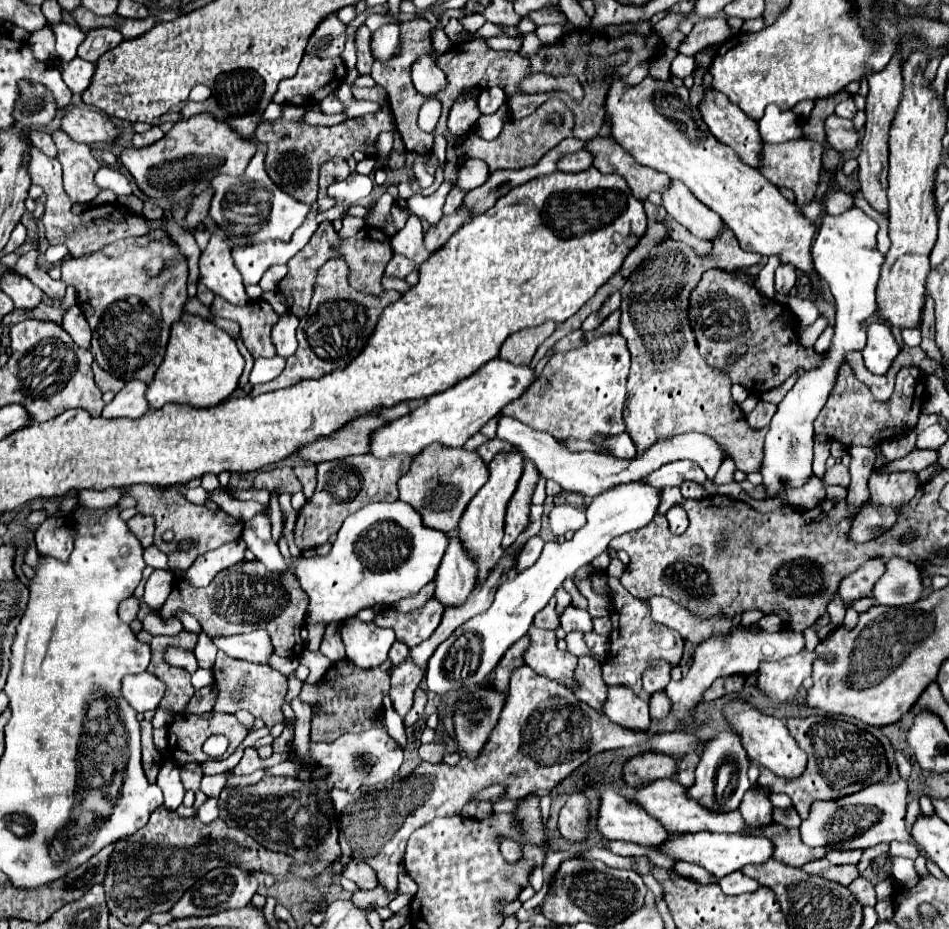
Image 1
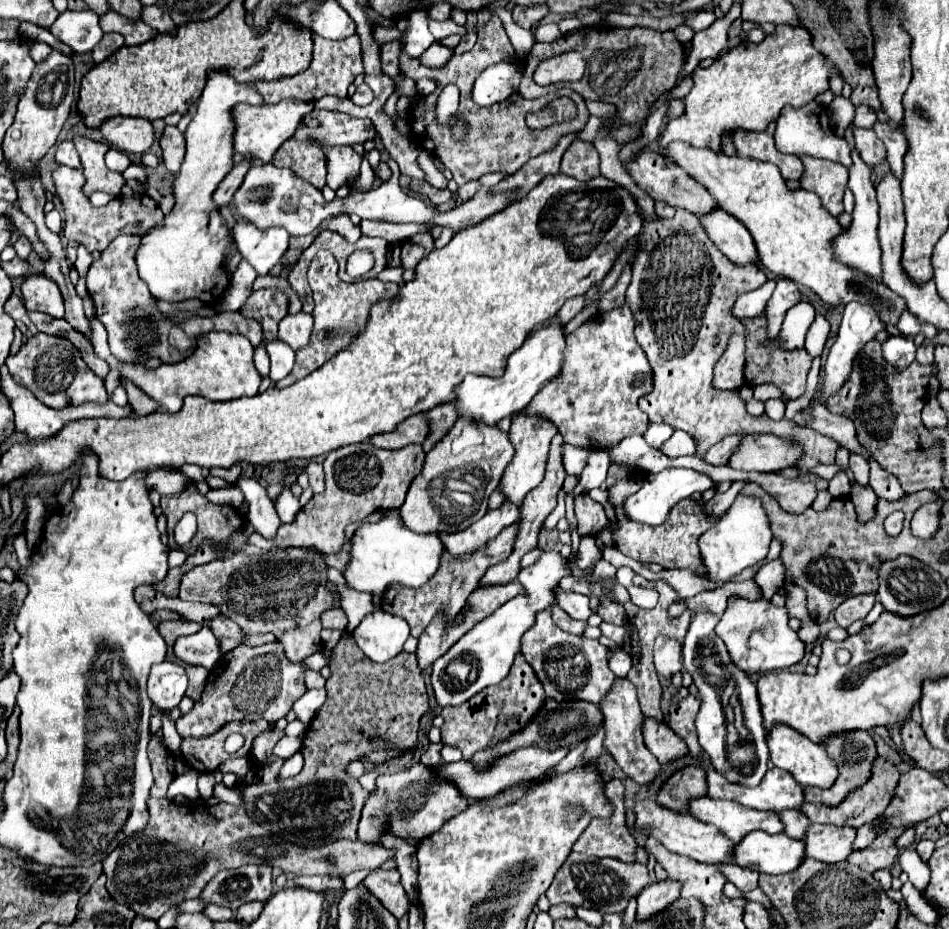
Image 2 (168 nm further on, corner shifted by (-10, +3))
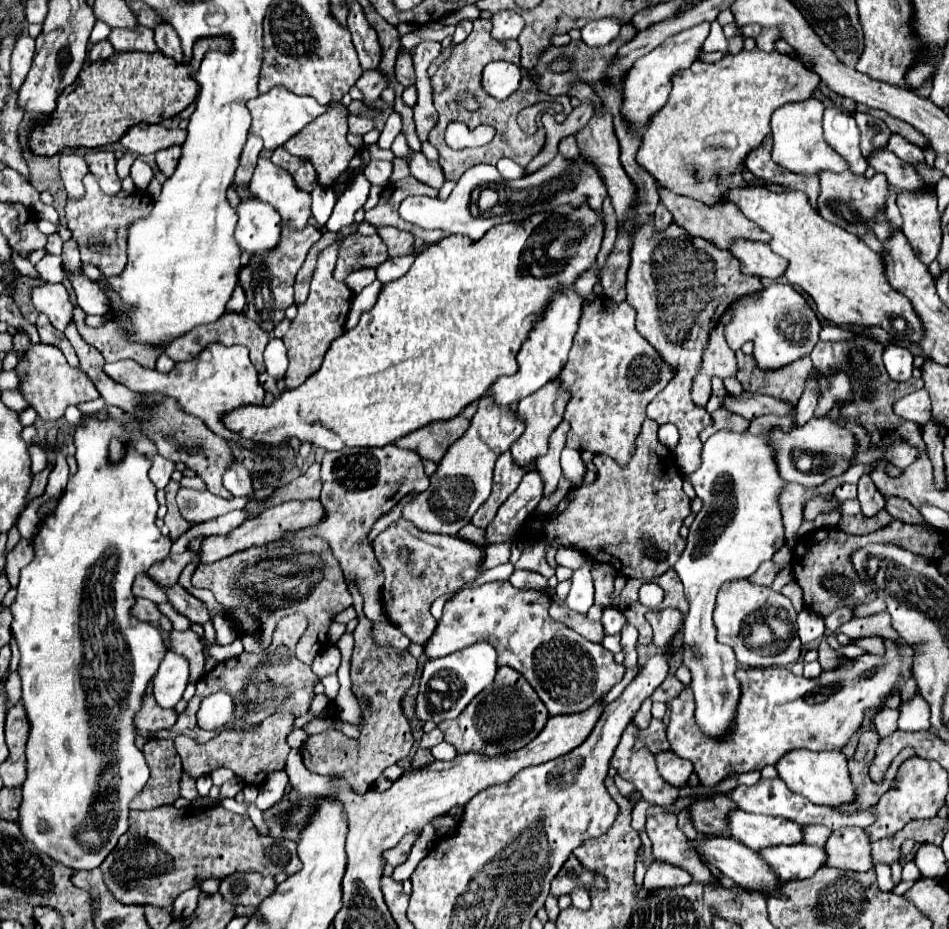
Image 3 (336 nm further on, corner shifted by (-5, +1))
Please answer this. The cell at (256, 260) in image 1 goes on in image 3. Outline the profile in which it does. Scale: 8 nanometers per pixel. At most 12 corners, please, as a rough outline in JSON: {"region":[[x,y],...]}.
{"region":[[240,202],[234,236],[260,254],[278,244],[282,218],[274,206]]}

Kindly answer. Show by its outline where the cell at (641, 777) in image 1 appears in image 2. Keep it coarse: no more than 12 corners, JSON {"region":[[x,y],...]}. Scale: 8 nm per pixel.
{"region":[[685,766],[663,782],[657,802],[675,812],[707,794],[705,772]]}

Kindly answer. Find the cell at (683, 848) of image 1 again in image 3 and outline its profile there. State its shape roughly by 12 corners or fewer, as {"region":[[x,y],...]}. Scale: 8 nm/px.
{"region":[[804,842],[760,854],[782,882],[812,878],[826,850]]}

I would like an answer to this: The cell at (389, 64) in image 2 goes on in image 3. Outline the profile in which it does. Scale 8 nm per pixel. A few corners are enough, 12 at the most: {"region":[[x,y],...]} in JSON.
{"region":[[412,56],[396,58],[396,80],[406,88],[416,84]]}

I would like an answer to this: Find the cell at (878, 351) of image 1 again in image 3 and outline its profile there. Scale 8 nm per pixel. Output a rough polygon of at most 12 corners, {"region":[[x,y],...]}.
{"region":[[888,346],[884,364],[892,380],[912,376],[912,352]]}

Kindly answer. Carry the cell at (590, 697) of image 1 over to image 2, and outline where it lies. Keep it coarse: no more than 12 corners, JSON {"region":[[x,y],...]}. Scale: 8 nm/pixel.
{"region":[[627,678],[601,698],[603,746],[647,784],[659,772],[641,736],[641,708]]}

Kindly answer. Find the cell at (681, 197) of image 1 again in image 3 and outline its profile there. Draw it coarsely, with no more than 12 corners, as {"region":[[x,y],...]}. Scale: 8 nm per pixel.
{"region":[[732,242],[744,274],[776,280],[788,264],[768,244]]}

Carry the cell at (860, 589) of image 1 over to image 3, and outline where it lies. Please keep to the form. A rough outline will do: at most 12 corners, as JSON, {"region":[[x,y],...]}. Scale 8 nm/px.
{"region":[[836,608],[824,618],[828,630],[852,620],[852,608]]}

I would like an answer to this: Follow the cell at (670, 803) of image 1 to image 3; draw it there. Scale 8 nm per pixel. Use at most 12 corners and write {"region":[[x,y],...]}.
{"region":[[732,810],[732,838],[756,852],[800,844],[800,824]]}

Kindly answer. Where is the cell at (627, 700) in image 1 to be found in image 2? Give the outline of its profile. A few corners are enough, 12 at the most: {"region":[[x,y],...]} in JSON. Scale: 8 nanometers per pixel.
{"region":[[645,716],[645,746],[661,764],[687,754],[667,722]]}

